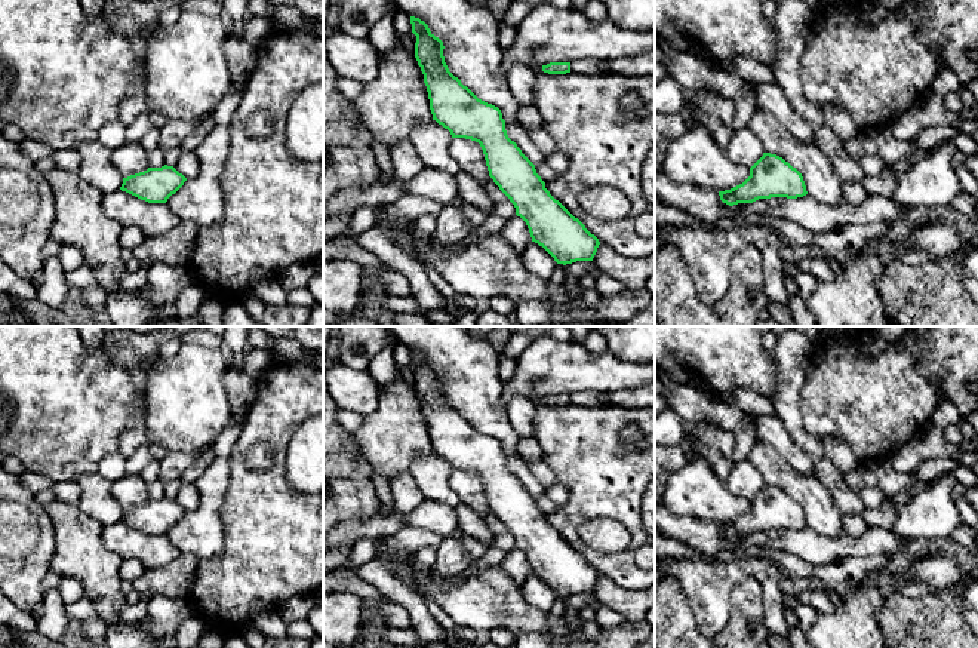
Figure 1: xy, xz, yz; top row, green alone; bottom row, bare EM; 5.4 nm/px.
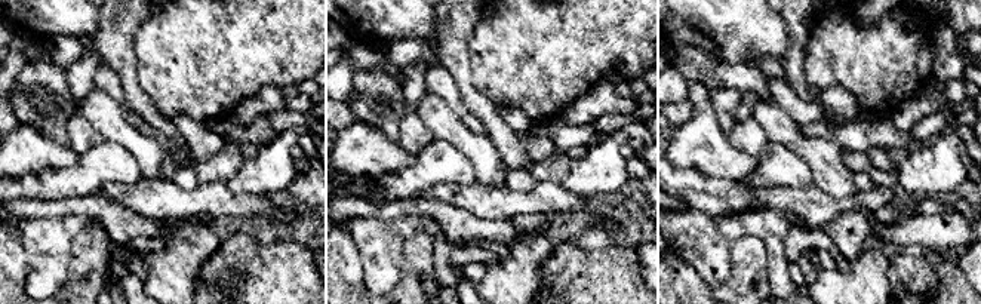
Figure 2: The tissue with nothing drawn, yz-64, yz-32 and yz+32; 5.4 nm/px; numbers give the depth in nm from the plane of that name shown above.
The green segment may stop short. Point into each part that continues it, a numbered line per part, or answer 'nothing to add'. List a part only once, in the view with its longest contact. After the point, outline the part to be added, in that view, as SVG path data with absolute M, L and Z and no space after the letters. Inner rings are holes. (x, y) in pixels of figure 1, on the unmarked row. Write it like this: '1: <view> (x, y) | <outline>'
nothing to add

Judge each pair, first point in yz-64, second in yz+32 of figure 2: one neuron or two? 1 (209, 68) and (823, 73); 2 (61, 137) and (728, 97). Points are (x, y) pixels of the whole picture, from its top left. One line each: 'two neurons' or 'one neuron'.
1: one neuron
2: one neuron

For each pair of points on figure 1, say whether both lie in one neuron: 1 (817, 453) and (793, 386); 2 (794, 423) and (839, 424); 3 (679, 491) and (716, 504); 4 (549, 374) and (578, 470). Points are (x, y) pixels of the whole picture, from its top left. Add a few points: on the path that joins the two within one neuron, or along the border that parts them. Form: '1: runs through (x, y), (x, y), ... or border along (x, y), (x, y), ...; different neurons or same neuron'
1: runs through (800, 436), (792, 420), (792, 402); same neuron
2: border along (802, 387), (802, 426), (820, 441); different neurons
3: runs through (688, 491), (697, 491), (707, 498); same neuron
4: border along (541, 396), (531, 399); different neurons

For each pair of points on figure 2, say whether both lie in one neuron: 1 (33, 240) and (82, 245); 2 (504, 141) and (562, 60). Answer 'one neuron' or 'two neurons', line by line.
1: two neurons
2: two neurons

